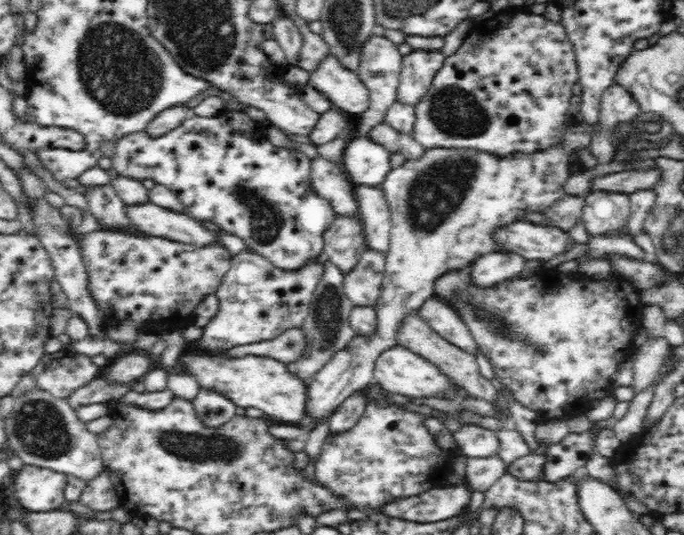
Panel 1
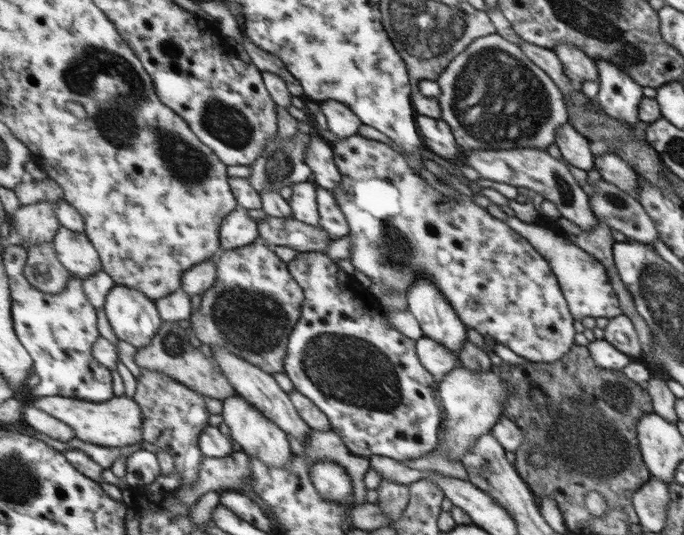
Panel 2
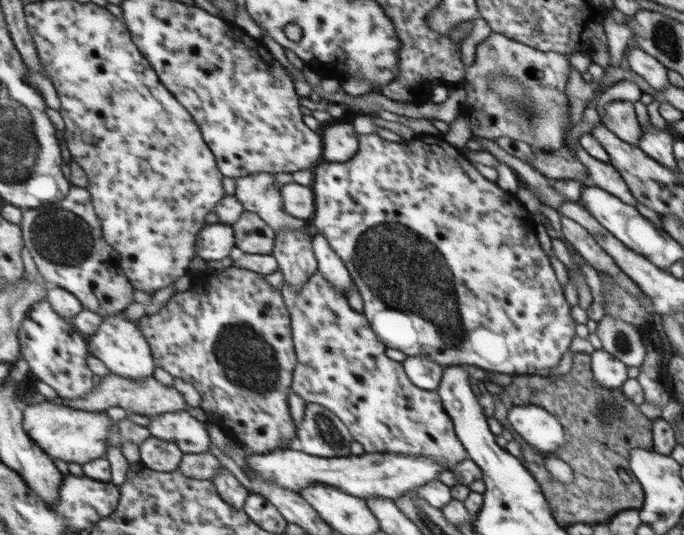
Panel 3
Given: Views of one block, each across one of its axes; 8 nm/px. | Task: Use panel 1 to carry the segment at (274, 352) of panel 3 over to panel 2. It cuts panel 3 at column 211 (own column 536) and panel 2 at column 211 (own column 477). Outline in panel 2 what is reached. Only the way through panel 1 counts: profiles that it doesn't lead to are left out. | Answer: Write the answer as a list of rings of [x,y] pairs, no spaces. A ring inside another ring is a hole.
[[[253,242],[221,252],[218,266],[219,278],[213,288],[202,295],[200,306],[186,322],[193,328],[193,336],[210,347],[225,347],[270,375],[284,371],[288,335],[300,318],[304,302],[304,293],[288,272],[287,264],[283,264],[270,246]]]

